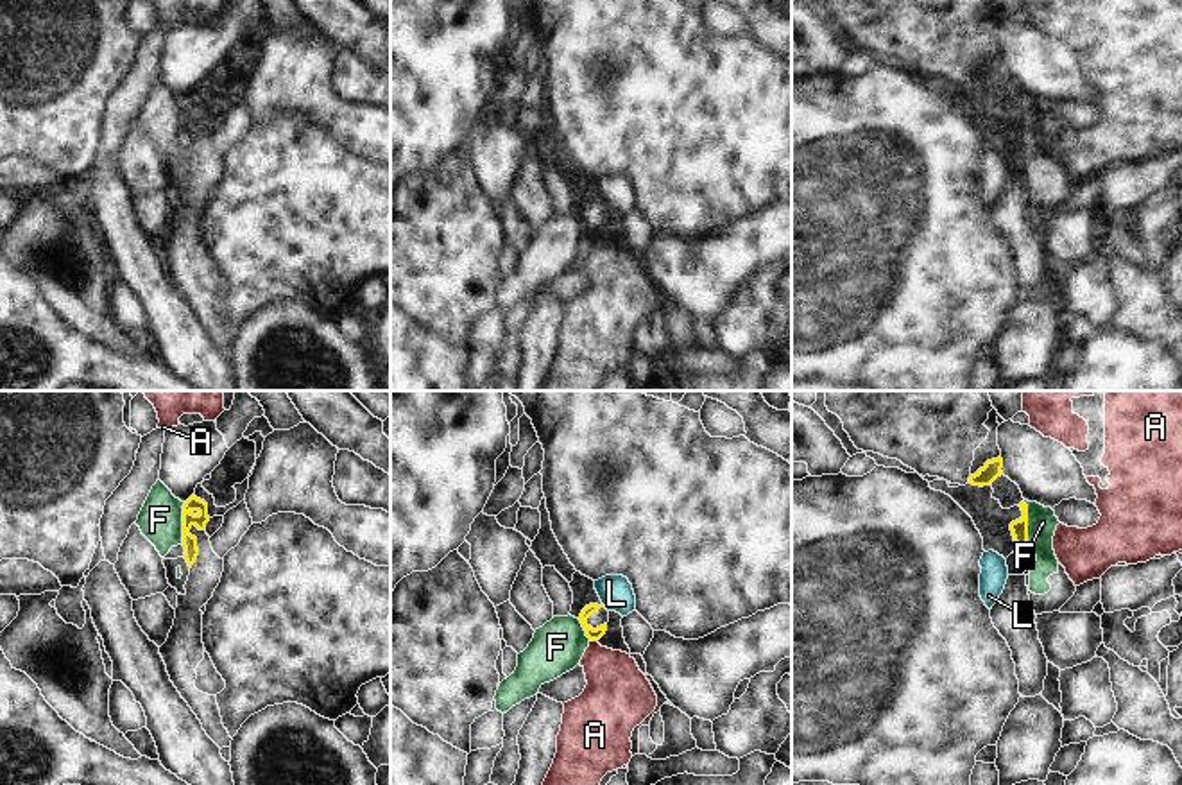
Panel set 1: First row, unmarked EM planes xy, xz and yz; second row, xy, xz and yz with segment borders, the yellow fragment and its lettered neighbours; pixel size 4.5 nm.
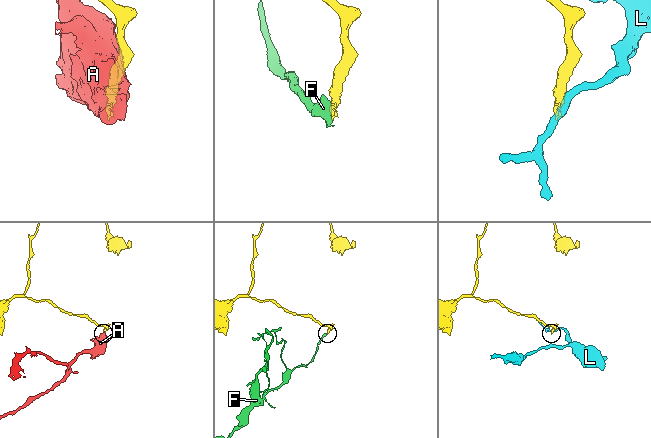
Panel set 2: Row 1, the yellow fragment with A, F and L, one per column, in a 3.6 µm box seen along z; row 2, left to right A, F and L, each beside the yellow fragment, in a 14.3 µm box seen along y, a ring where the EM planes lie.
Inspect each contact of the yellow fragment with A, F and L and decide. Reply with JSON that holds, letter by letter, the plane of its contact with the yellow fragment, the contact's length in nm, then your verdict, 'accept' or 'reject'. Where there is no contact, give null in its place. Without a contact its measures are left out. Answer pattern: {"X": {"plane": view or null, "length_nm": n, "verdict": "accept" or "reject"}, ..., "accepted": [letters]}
{"A": {"plane": "xz", "length_nm": 40, "verdict": "reject"}, "F": {"plane": "xy", "length_nm": 190, "verdict": "reject"}, "L": {"plane": null, "verdict": "reject"}, "accepted": []}

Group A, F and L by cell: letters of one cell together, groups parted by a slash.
A / F / L

